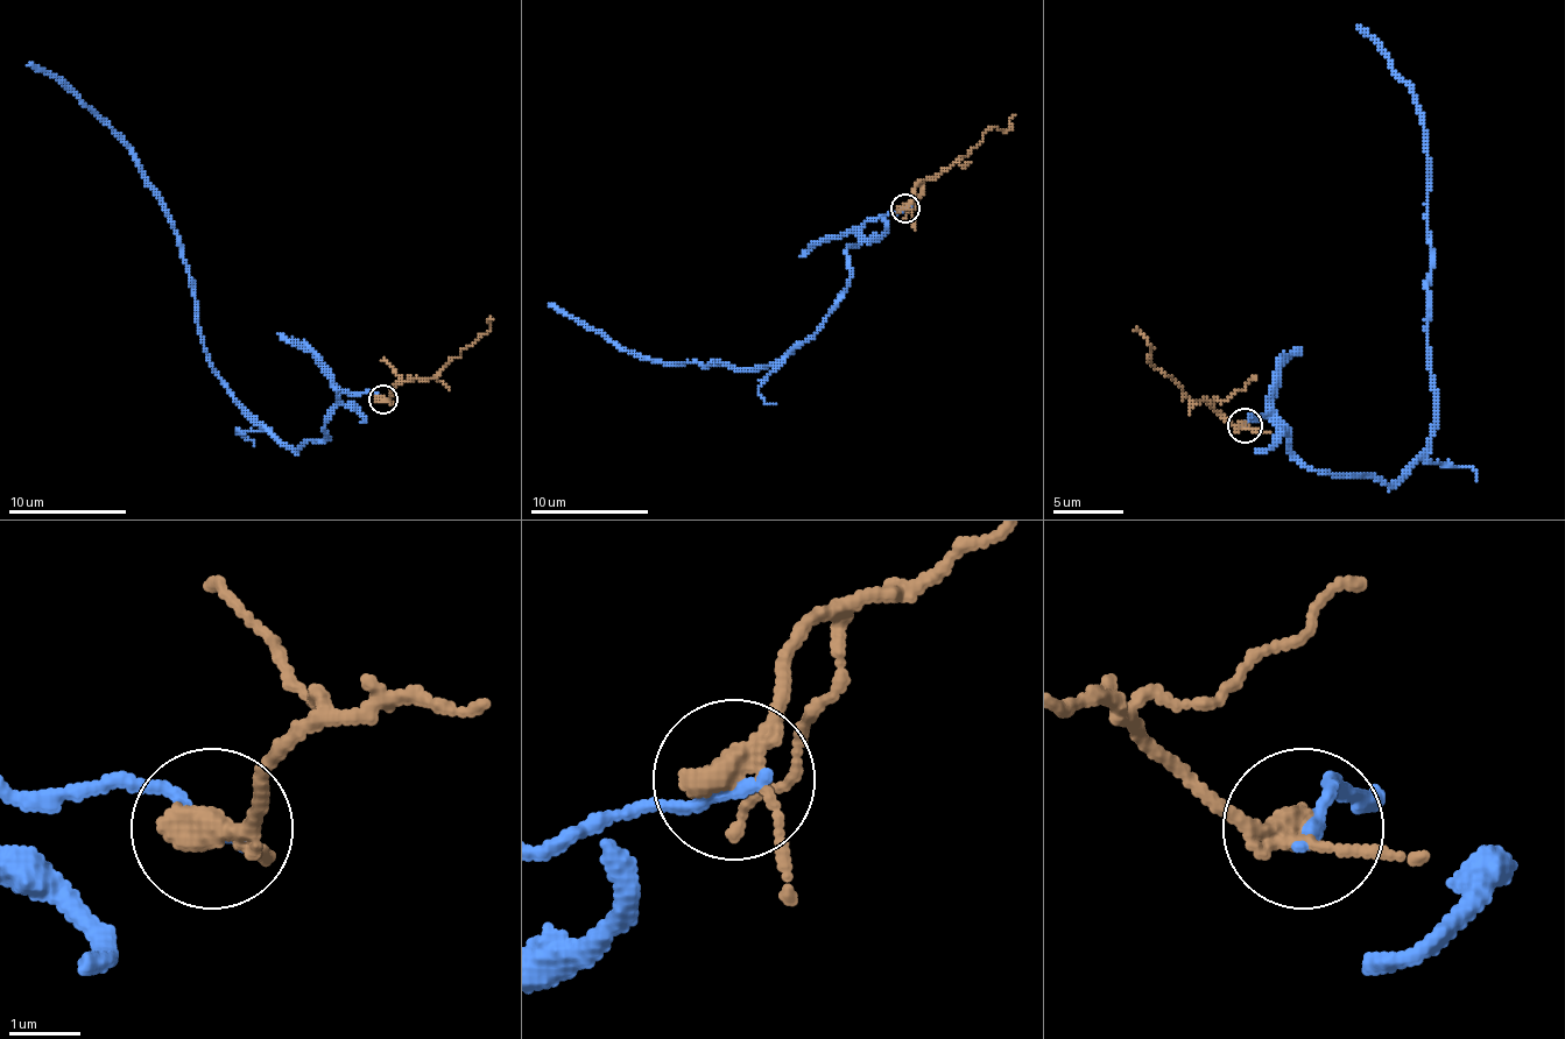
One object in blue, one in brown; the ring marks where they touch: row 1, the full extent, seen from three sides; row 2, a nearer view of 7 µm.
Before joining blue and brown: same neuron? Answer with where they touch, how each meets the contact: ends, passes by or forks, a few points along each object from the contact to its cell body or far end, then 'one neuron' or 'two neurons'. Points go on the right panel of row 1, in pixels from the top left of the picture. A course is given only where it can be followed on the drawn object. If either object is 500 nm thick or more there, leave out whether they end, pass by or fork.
(1245, 425) | blue ends | brown passes by | blue via (1245, 425), (1269, 415), (1316, 471), (1372, 474), (1389, 485), (1431, 436), (1428, 131), (1389, 57), (1358, 29) | brown via (1245, 425), (1227, 422), (1210, 404), (1192, 401), (1150, 361), (1150, 344), (1133, 330) | two neurons

